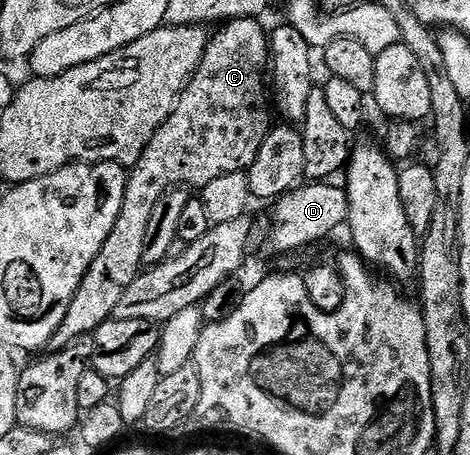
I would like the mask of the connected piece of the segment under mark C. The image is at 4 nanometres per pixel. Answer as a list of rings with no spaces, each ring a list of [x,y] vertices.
[[[259,18],[229,19],[219,28],[221,31],[218,32],[217,35],[213,34],[211,38],[209,38],[208,44],[206,45],[206,53],[202,57],[198,69],[192,75],[192,80],[189,81],[186,85],[186,89],[180,94],[180,100],[176,102],[176,107],[172,110],[172,116],[170,116],[158,129],[158,133],[154,133],[150,145],[146,145],[142,157],[127,172],[128,184],[126,185],[126,193],[124,194],[124,200],[122,201],[122,209],[118,213],[118,221],[114,221],[114,229],[110,229],[110,237],[106,237],[106,245],[102,245],[98,257],[94,257],[94,261],[90,265],[86,277],[82,277],[82,285],[78,289],[74,301],[70,301],[70,309],[66,309],[66,317],[62,317],[62,325],[58,325],[58,329],[54,333],[54,337],[50,344],[52,351],[66,349],[71,343],[78,341],[78,337],[86,337],[87,335],[92,336],[98,329],[98,325],[102,325],[107,319],[115,316],[116,310],[118,309],[118,301],[122,301],[126,289],[130,289],[130,285],[134,285],[134,281],[140,276],[140,272],[144,267],[144,262],[142,261],[142,248],[144,248],[146,242],[146,225],[150,225],[150,213],[154,213],[154,205],[158,205],[158,197],[162,197],[170,190],[183,187],[188,189],[193,189],[192,187],[202,189],[206,185],[210,185],[210,181],[214,181],[218,177],[226,177],[226,173],[238,173],[239,171],[247,172],[248,167],[254,161],[254,157],[258,157],[258,149],[262,149],[262,141],[266,141],[269,130],[274,123],[274,120],[272,120],[273,112],[270,110],[270,64],[268,62],[269,32],[266,30],[266,27],[264,31],[264,27],[260,22],[261,20]]]

